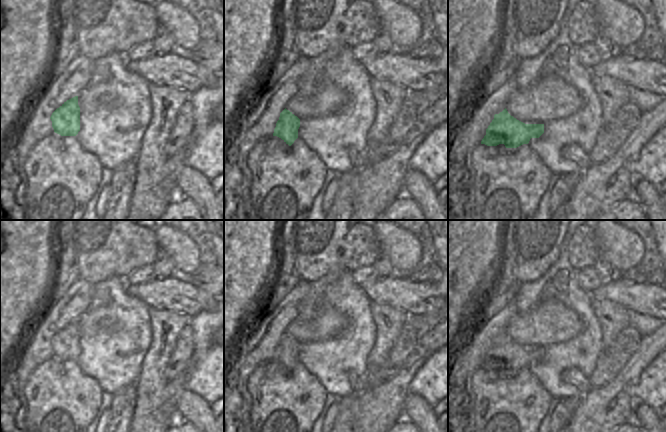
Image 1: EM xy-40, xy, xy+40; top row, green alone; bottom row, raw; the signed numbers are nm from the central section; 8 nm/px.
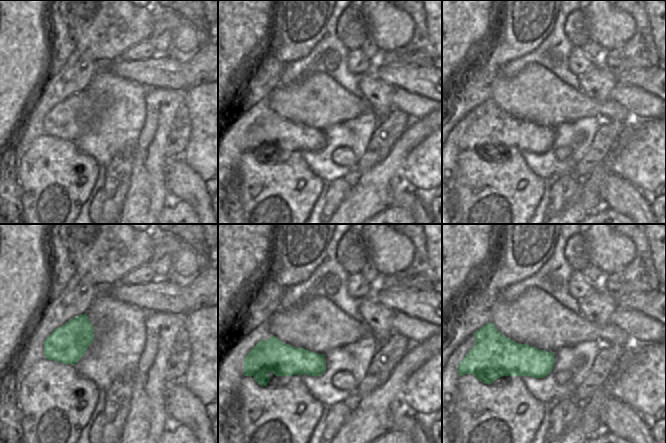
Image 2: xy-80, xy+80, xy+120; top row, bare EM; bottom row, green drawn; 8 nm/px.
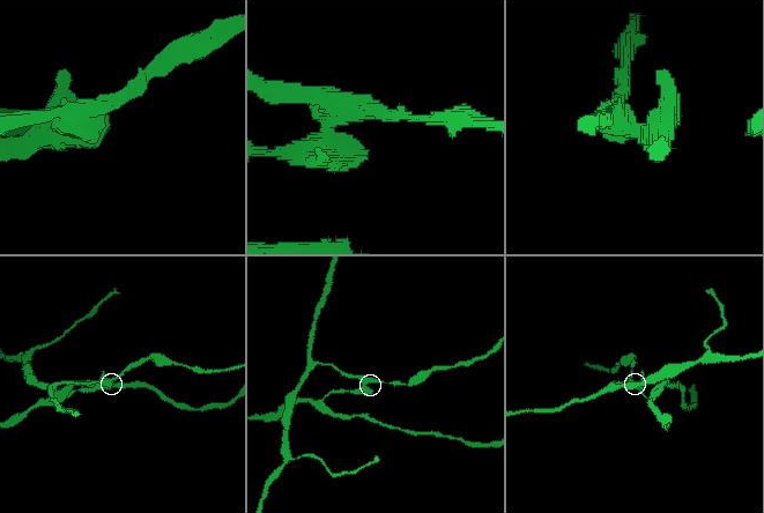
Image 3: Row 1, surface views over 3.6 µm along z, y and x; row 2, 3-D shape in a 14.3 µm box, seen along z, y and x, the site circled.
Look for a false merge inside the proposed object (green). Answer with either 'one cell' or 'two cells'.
two cells

